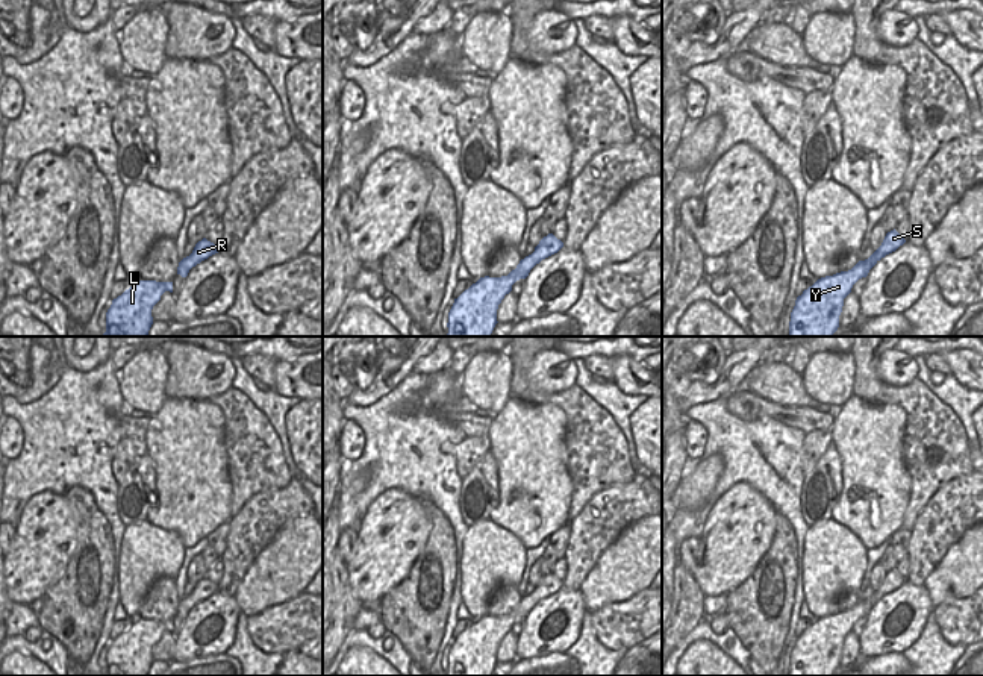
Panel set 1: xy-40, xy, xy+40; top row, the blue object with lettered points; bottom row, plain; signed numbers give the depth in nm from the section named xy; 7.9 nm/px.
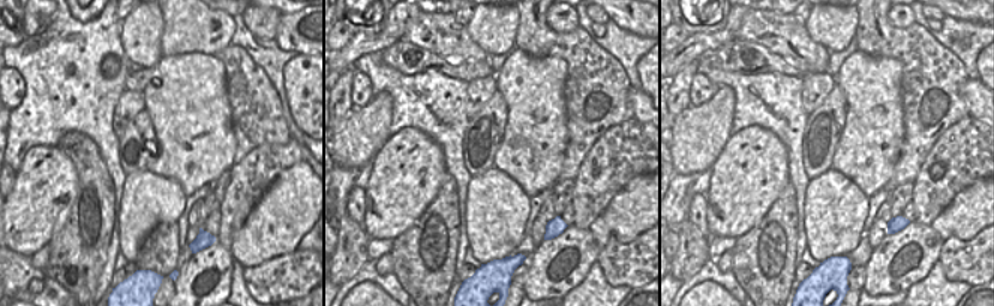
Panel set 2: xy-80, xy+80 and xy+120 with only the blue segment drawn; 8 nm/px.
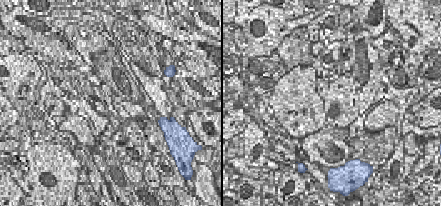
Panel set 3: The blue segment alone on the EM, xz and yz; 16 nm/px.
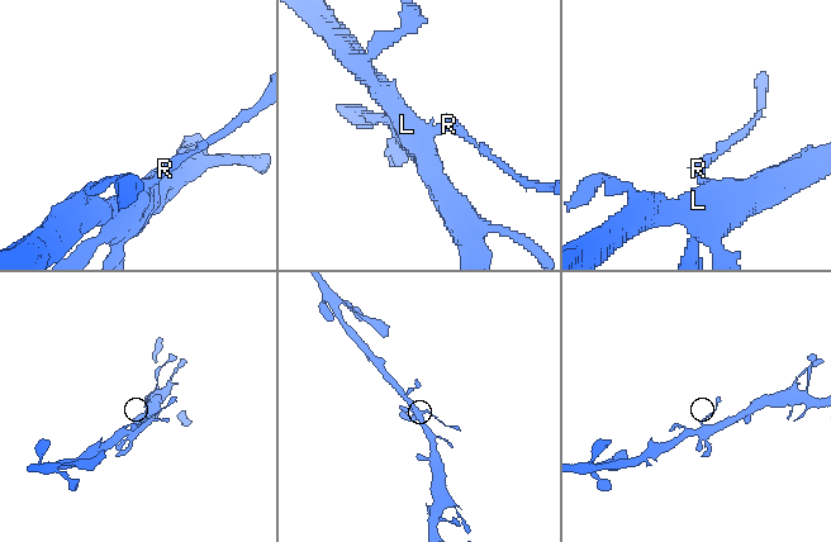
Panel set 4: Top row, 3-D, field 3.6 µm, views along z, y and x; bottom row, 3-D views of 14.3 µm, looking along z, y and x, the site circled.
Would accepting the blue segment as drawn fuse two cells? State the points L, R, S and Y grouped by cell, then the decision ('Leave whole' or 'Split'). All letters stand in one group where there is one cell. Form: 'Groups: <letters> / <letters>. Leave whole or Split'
Groups: L Y / R S. Split.

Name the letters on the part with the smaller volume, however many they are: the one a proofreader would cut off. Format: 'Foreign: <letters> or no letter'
Foreign: R, S

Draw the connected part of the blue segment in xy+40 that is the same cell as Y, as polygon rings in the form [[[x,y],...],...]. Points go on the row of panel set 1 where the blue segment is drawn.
[[[859,261],[851,270],[821,277],[804,289],[791,312],[789,336],[833,336],[844,299],[869,270],[869,264]]]

